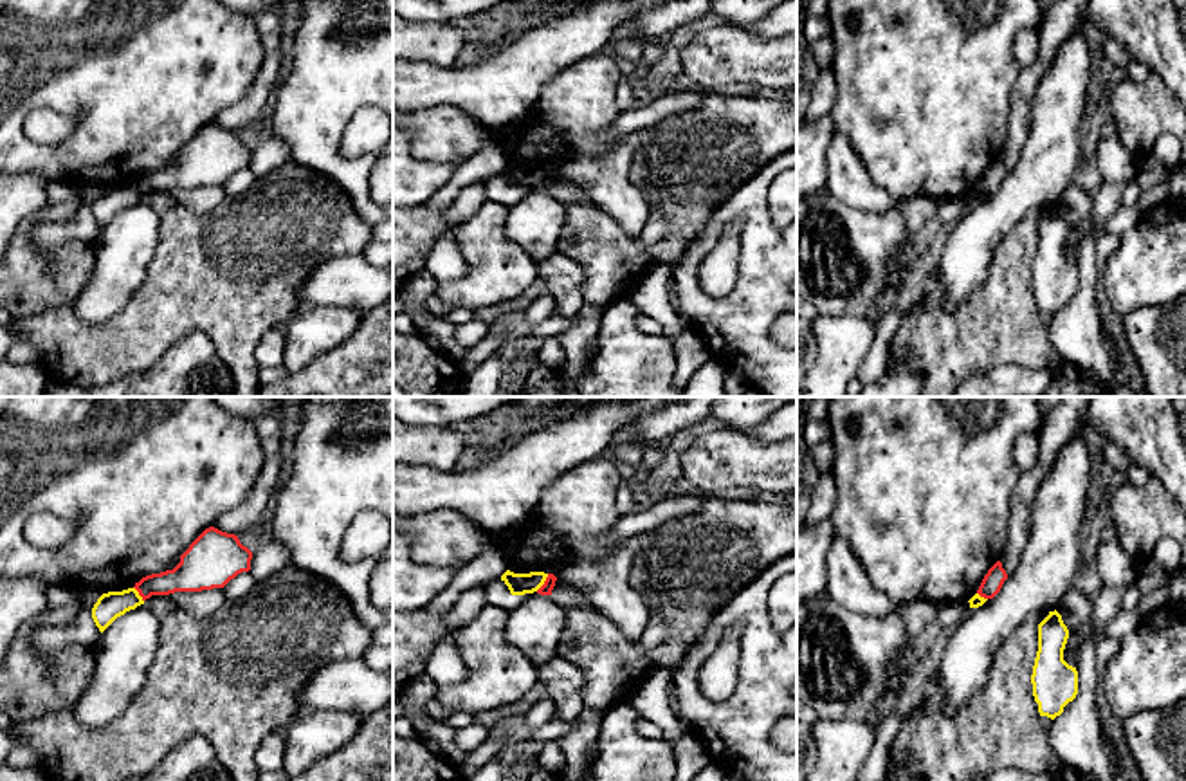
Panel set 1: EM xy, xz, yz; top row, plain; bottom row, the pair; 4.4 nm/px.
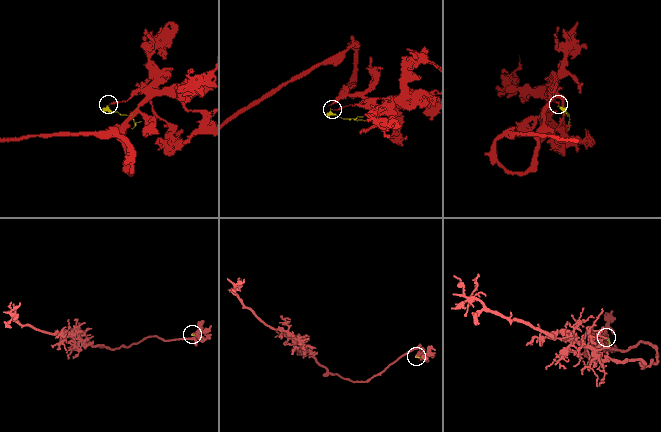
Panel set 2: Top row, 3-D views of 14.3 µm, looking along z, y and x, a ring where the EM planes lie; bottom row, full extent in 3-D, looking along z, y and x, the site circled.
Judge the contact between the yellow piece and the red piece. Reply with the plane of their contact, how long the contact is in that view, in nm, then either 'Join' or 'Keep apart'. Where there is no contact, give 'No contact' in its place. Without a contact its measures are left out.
Touches yellow in xz. Shared border 100 nm. Keep apart

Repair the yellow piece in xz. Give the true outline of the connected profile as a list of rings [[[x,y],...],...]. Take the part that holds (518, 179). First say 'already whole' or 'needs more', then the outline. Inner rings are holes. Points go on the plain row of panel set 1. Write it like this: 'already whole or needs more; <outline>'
already whole; [[[506,166],[501,171],[501,177],[508,182],[512,191],[525,191],[537,188],[544,180],[546,173],[548,170],[544,168],[514,170]]]

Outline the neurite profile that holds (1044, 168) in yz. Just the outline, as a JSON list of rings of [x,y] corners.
[[[1085,18],[1058,47],[1038,85],[1033,121],[1017,164],[1000,188],[972,204],[953,225],[943,249],[937,280],[944,307],[962,307],[984,283],[993,251],[1033,207],[1058,206],[1080,153],[1080,124],[1090,108],[1092,60],[1081,32]]]

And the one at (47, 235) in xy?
[[[85,184],[83,195],[79,197],[79,209],[68,222],[56,222],[36,218],[32,224],[32,240],[40,251],[50,251],[68,240],[81,240],[94,245],[101,236],[101,227],[92,215],[92,204],[103,188],[96,184]]]

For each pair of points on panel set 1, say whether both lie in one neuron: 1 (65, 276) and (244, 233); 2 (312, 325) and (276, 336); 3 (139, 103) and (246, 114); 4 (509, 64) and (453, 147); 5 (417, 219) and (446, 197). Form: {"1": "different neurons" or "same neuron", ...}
{"1": "different neurons", "2": "different neurons", "3": "different neurons", "4": "different neurons", "5": "different neurons"}

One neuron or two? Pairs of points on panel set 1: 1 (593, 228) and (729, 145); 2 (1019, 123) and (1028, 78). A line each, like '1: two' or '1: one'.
1: one
2: one

